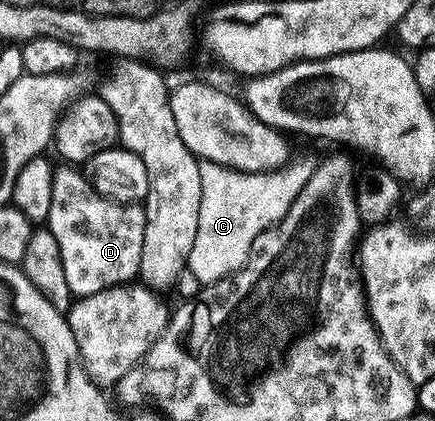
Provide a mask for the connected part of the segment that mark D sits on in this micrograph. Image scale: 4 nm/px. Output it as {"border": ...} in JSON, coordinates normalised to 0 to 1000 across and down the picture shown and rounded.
{"border":[[[136,404],[120,439],[120,487],[110,546],[129,563],[129,582],[138,582],[138,610],[147,620],[147,648],[156,656],[156,682],[163,703],[186,705],[230,696],[251,682],[278,682],[320,660],[322,591],[331,582],[331,534],[336,504],[324,489],[262,482],[221,458],[214,435],[186,404]]]}

